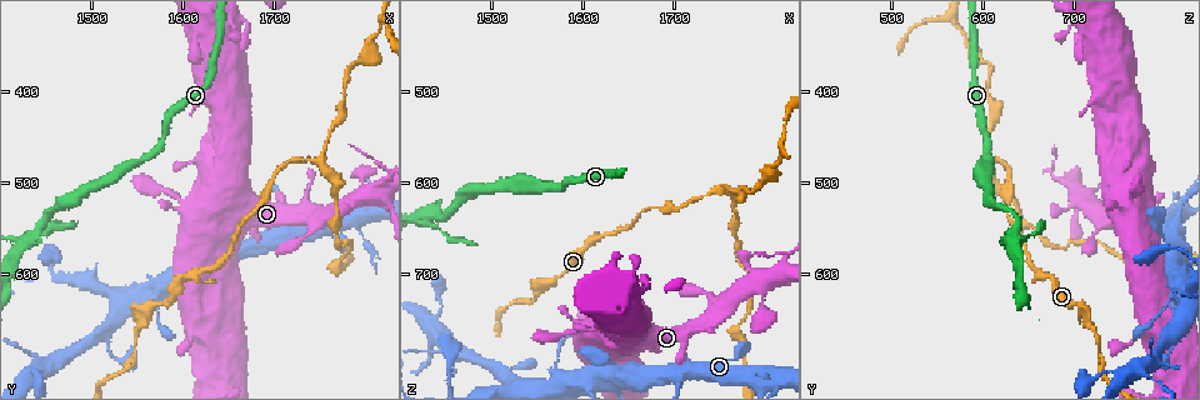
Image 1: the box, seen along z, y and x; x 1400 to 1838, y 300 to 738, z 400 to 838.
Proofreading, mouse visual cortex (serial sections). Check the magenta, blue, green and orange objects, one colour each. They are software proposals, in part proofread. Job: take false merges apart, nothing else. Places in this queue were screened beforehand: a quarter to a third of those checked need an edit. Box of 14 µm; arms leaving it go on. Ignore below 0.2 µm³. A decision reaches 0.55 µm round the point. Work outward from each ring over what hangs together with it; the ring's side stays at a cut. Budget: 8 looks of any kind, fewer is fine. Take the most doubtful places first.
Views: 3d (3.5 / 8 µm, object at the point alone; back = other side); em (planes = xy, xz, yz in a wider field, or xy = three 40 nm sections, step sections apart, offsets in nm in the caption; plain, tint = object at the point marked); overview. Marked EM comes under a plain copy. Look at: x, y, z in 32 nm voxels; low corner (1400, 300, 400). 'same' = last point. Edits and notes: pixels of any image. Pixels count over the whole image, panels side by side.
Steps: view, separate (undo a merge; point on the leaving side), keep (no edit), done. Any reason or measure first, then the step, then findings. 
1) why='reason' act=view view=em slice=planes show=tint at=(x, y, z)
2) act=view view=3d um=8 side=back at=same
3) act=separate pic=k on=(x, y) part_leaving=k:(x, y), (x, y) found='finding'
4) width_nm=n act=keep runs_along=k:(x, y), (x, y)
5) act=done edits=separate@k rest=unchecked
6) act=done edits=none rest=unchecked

why='three-way junction' act=view view=3d um=8 side=back at=(1750, 480, 610)

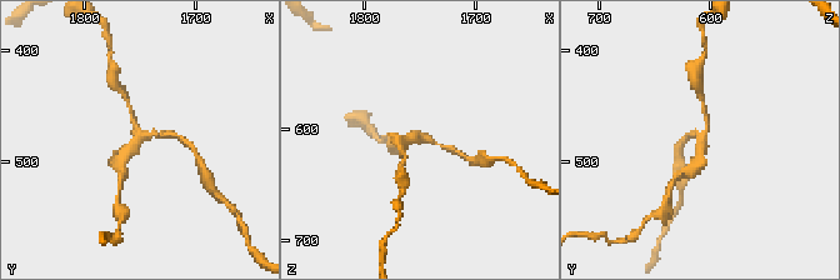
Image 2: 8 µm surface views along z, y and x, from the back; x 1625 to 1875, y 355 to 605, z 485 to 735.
why='zoom in' act=view view=3d um=3.5 at=(1748, 480, 608)

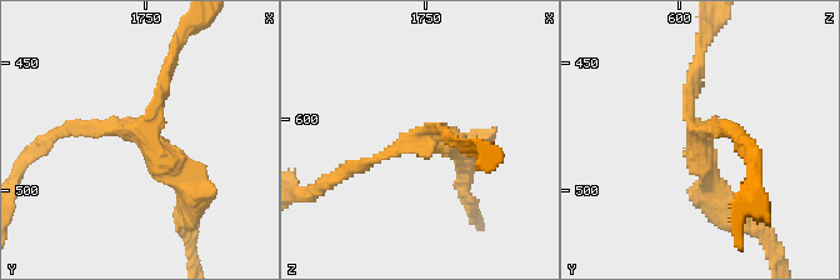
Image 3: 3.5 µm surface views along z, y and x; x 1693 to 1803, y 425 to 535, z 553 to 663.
arms=3 arm_widths_nm=150,150,300 act=view view=em slice=planes show=tint at=(1750, 478, 607)

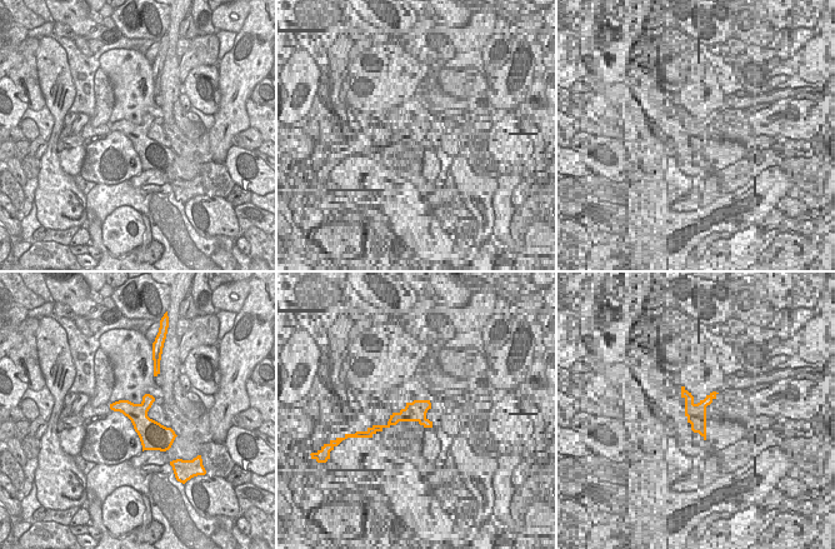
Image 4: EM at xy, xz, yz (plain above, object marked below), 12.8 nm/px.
act=keep runs_along=3:(69, 126), (138, 130), (188, 203) found='all the same cell'

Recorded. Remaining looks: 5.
why='arms part here' act=view view=3d um=3.5 at=(1430, 560, 635)

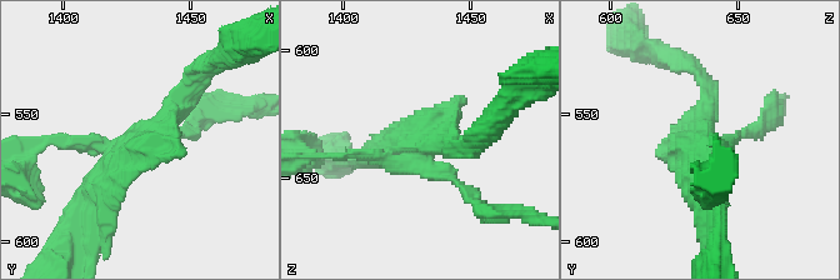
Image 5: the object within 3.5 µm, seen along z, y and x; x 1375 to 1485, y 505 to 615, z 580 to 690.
why='need the tissue' act=view view=em slice=xy step=2 show=tint at=(1428, 562, 633)

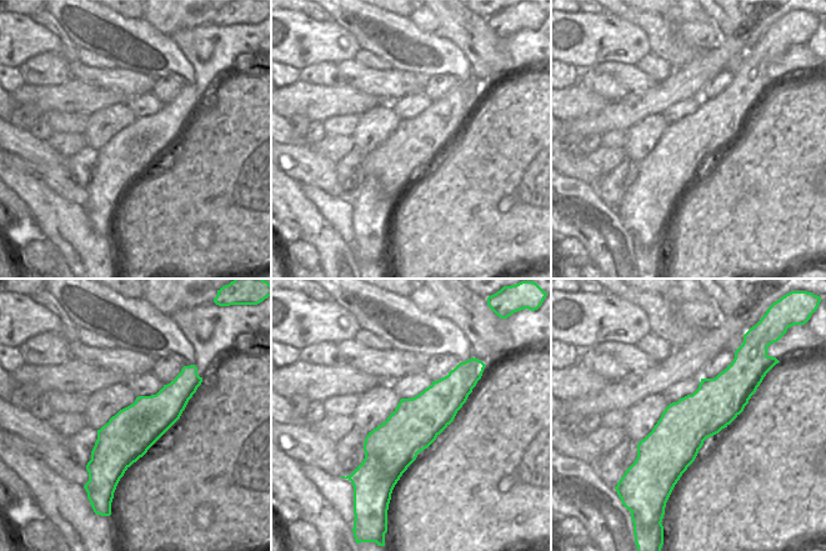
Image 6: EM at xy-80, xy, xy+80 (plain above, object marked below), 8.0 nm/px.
act=keep runs_along=6:(464, 380), (376, 462), (365, 464) found='one cell here'

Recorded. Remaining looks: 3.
why='abrupt turn' act=view view=3d um=3.5 at=(1785, 375, 610)

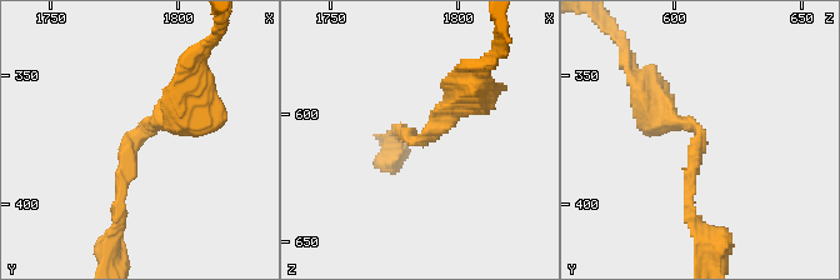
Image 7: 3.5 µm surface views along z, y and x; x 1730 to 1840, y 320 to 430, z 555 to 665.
arm_widths_nm=150,300 act=view view=em slice=planes show=tint at=(1785, 372, 610)

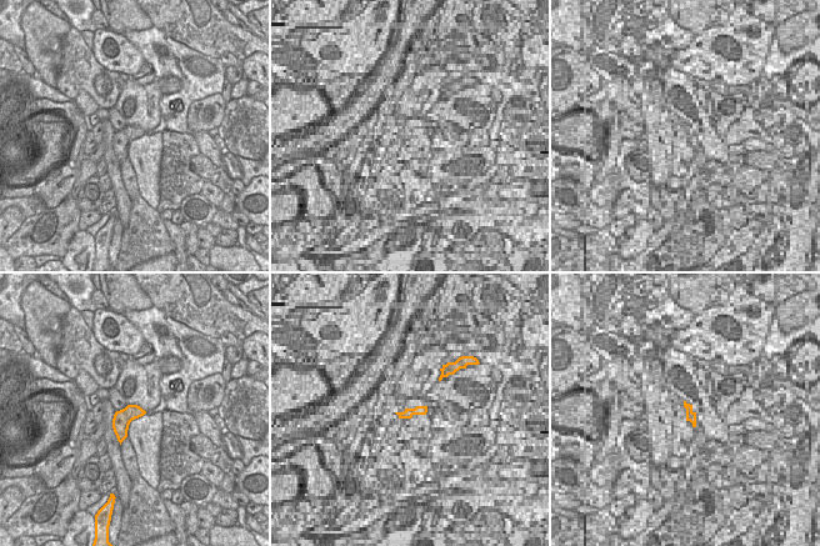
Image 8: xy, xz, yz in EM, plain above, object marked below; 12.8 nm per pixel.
act=view view=em slice=xy step=2 show=tint at=same

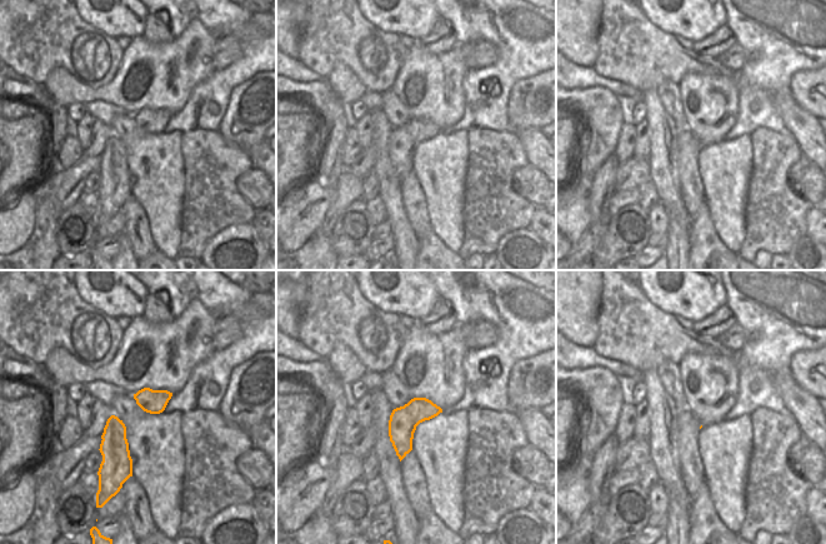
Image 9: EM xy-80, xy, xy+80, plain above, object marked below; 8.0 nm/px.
act=keep runs_along=7:(120, 210), (128, 149), (193, 95) found='one cell here'

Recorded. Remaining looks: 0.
act=done edits=none rest=unchecked

